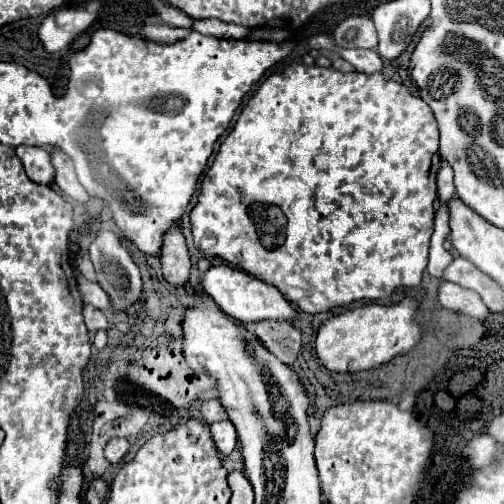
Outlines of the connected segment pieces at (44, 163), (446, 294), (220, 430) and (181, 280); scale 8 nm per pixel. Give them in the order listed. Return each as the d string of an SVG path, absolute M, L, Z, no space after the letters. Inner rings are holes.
M20 145L20 147L16 147L16 155L22 159L30 181L34 181L38 185L48 185L48 187L54 183L52 157L46 149L28 149L28 147Z
M442 283L438 289L438 299L444 309L452 309L460 315L468 315L474 319L486 319L488 307L484 307L480 295L476 291L464 289L454 283Z
M220 421L220 423L212 423L212 441L216 445L216 449L222 455L230 455L232 449L236 447L236 429L230 421Z
M176 227L164 237L164 253L160 257L164 279L174 287L186 287L190 275L190 257L184 243L182 229Z

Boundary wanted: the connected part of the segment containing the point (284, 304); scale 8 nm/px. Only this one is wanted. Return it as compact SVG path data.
M212 265L202 277L202 287L204 287L204 293L210 295L212 301L228 317L238 319L242 323L246 323L246 321L258 323L258 321L264 321L264 319L290 321L296 315L292 305L284 299L282 293L278 293L278 289L274 289L272 285L266 285L264 281L260 281L260 279L240 271L240 269L228 267L228 265Z

